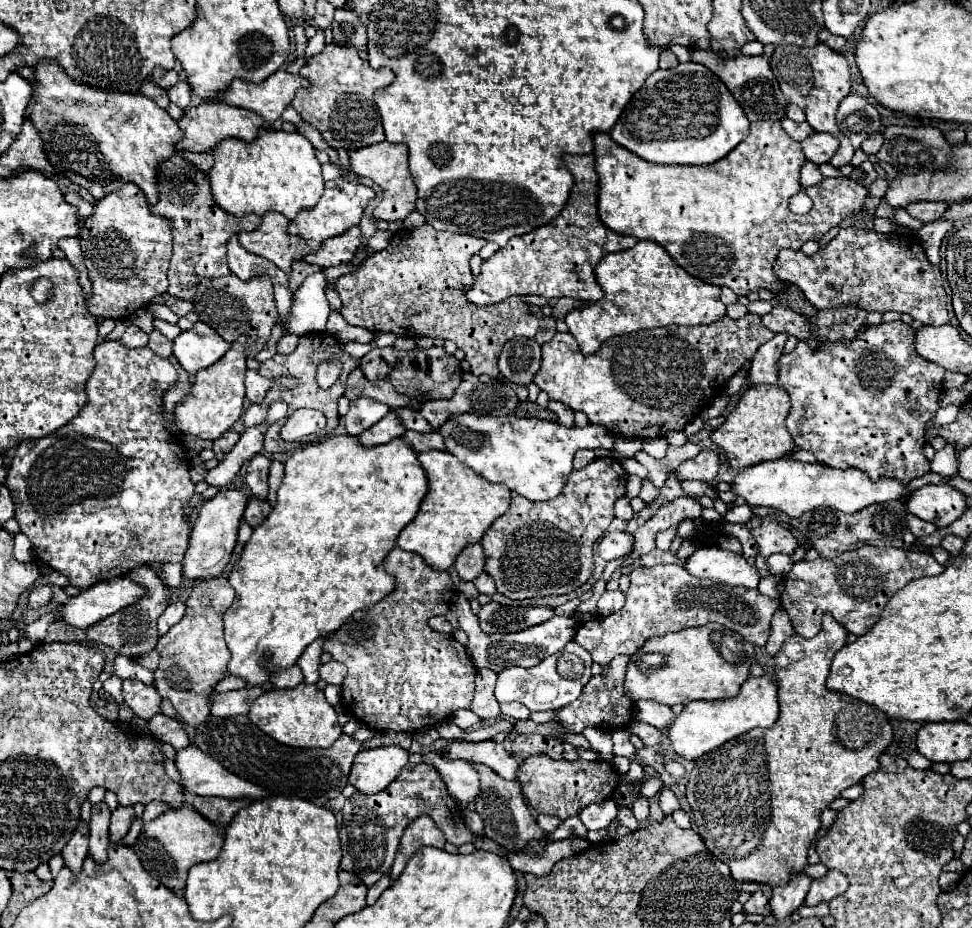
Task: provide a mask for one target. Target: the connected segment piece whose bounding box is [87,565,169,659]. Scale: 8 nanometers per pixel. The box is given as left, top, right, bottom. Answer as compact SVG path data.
M149 565L145 567L139 567L139 569L133 569L129 573L129 577L133 581L141 581L141 585L145 585L147 589L147 595L135 605L135 607L127 607L127 609L121 609L117 611L115 615L109 615L105 619L101 619L99 623L95 623L93 627L87 629L87 639L97 643L97 645L105 645L105 647L111 647L115 649L117 653L125 655L125 657L131 657L131 659L137 659L141 657L143 653L155 649L157 645L157 639L159 639L159 633L157 633L157 619L159 615L165 611L167 603L169 603L169 591L163 587L161 579L151 571Z

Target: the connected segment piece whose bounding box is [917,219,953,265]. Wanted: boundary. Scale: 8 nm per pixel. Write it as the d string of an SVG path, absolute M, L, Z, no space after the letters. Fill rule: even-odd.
M937 219L937 221L925 223L925 225L919 229L919 233L917 233L917 237L919 237L919 241L921 241L921 245L923 245L927 257L929 257L929 261L931 261L933 265L939 265L939 259L941 259L941 257L939 257L941 241L943 241L943 235L945 235L951 227L953 227L951 221Z

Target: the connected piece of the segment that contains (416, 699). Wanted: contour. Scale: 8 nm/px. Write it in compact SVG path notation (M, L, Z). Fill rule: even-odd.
M399 547L387 555L385 567L391 575L395 575L397 585L383 601L373 607L373 619L367 625L359 625L357 629L351 629L351 623L345 623L339 631L325 639L323 651L331 653L335 661L347 665L347 677L341 687L341 703L351 713L351 717L377 731L421 731L425 727L437 725L439 721L445 721L459 709L469 709L473 701L477 669L473 661L469 661L467 649L459 641L445 637L427 625L427 619L445 615L451 609L455 585L449 571L429 569L421 557L401 551Z

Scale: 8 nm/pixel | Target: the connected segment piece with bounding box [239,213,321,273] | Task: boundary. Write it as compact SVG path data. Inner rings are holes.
M267 213L261 221L261 227L253 233L241 233L239 243L259 257L273 261L285 273L291 271L293 261L315 253L321 249L317 241L305 241L301 237L293 237L287 233L289 221L281 217L281 213Z

